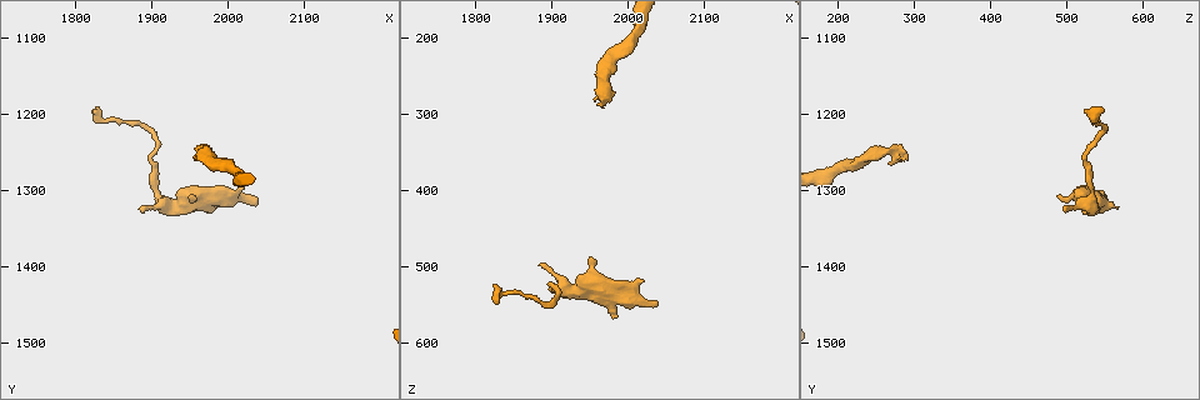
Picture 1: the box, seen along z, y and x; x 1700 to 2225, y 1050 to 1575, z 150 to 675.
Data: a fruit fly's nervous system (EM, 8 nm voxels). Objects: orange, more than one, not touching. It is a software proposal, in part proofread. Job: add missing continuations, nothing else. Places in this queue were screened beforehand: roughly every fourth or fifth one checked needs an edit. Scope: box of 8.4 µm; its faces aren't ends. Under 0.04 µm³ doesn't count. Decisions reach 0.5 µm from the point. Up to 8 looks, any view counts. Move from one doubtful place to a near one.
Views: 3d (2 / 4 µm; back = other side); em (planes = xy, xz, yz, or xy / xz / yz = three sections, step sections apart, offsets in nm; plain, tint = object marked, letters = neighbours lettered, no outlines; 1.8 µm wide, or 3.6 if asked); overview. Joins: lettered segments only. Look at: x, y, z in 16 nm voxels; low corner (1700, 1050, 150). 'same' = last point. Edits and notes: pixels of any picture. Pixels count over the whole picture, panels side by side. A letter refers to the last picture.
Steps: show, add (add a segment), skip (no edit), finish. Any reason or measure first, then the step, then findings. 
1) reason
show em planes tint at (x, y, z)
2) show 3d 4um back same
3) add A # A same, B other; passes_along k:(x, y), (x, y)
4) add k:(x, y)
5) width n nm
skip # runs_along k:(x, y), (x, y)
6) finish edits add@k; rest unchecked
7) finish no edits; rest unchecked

show 3d 2um at (1980, 1325, 570)

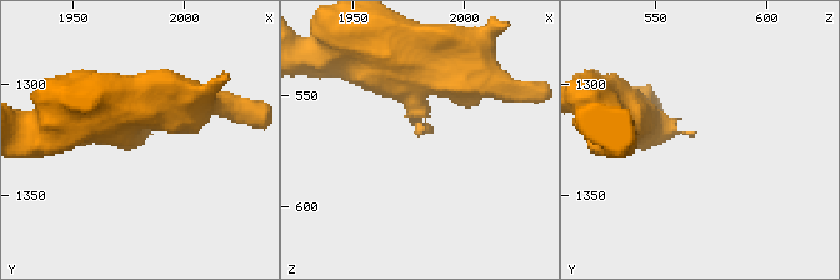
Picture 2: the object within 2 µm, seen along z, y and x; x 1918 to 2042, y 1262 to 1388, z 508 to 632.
show em yz step 8 tint at (1980, 1323, 568)

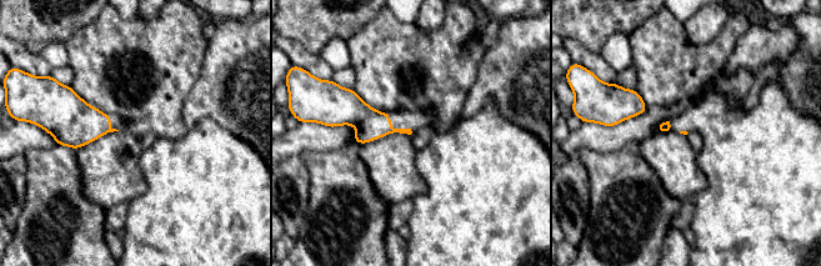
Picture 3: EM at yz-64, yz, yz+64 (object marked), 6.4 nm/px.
see the neighbours
show em yz step 8 letters same

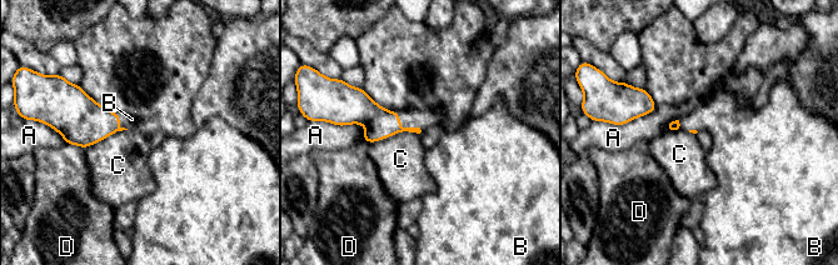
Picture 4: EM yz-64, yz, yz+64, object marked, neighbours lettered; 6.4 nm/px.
add B # A other, B same, C other, D other; the cell continues

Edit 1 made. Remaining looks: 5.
free end
show 3d 4um at (1885, 1330, 500)

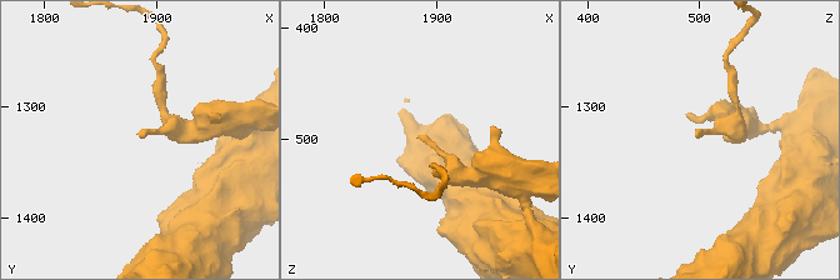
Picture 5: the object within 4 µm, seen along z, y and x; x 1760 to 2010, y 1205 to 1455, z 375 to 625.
show em planes letters at (1882, 1326, 498)

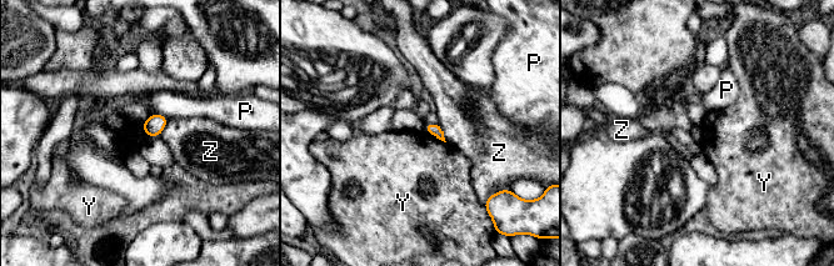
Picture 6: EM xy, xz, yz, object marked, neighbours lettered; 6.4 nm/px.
skip # P other, Y other, Z other; no lettered segment goes on from it

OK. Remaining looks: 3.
long arm stops here
show 3d 4um at (1830, 1200, 550)

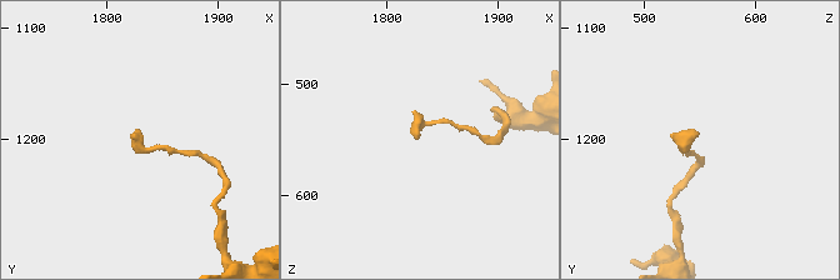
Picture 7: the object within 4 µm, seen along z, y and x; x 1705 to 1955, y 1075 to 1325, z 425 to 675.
show em yz step 8 tint at (1828, 1196, 550)

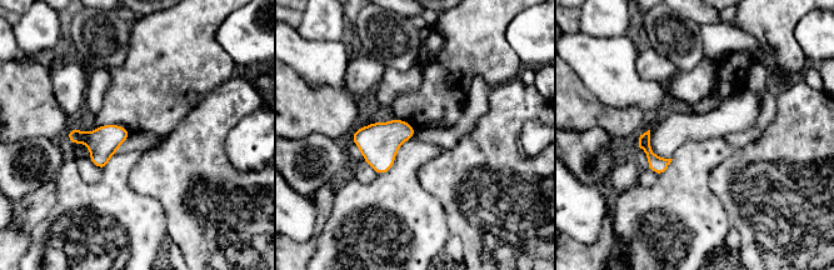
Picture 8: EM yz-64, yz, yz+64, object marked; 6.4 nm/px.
cut it another way
show em planes letters same

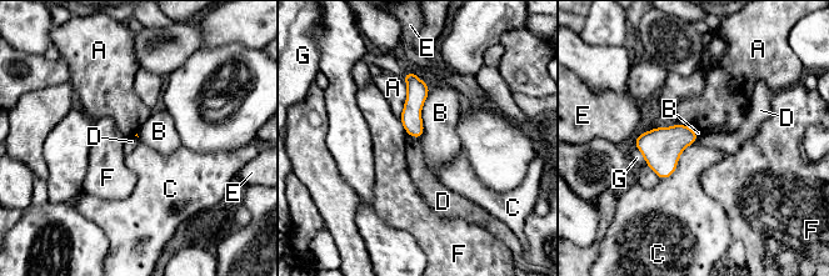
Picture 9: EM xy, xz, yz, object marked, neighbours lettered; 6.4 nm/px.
longest_contact B 360 nm
skip # A other, B other, C other, D other, E other, F other, G other; runs_along 9:(409, 75), (418, 135); none of them fits

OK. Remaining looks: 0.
finish edits add@4; rest unchecked

